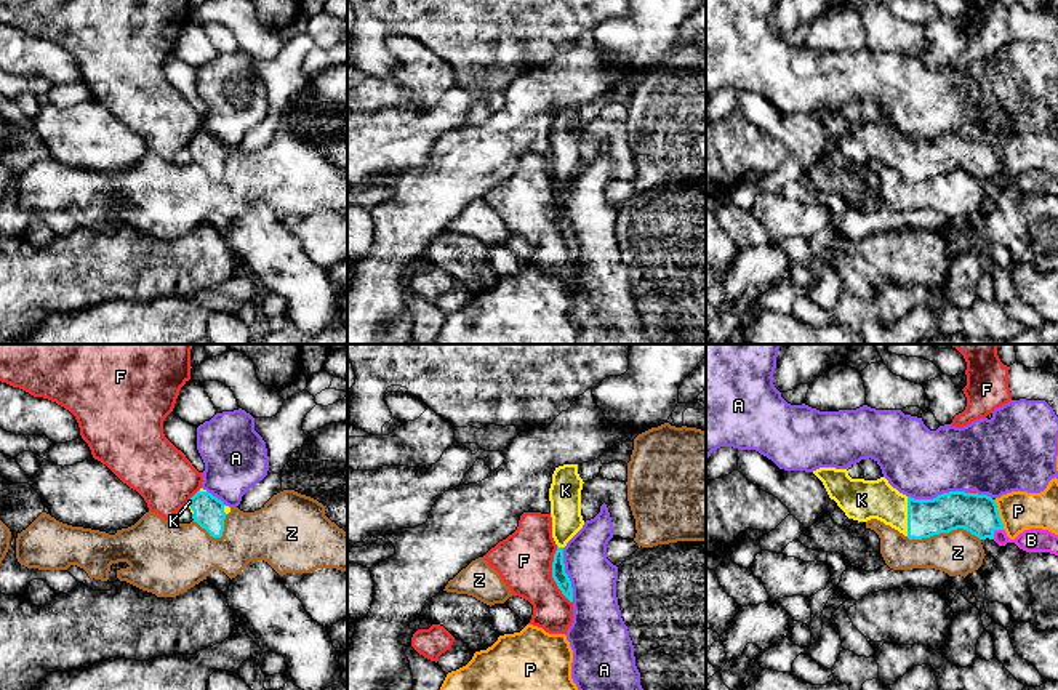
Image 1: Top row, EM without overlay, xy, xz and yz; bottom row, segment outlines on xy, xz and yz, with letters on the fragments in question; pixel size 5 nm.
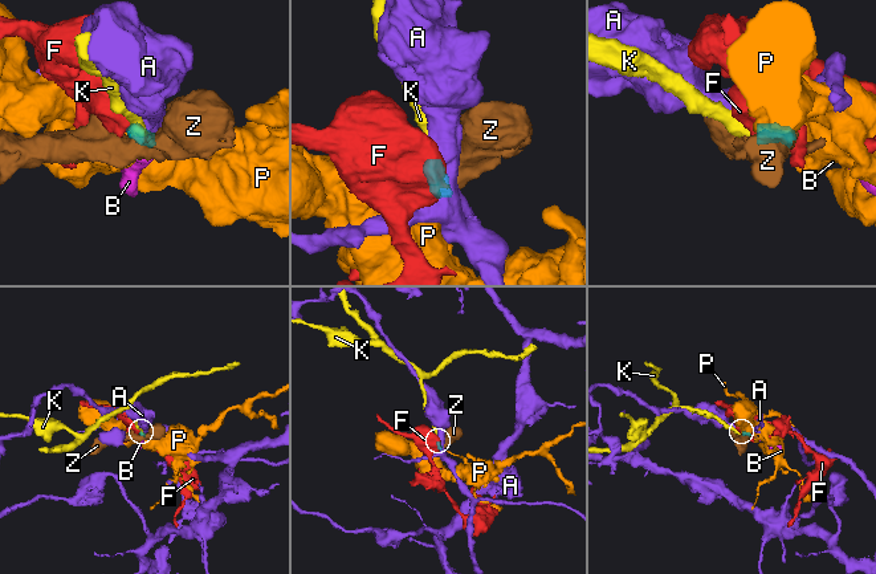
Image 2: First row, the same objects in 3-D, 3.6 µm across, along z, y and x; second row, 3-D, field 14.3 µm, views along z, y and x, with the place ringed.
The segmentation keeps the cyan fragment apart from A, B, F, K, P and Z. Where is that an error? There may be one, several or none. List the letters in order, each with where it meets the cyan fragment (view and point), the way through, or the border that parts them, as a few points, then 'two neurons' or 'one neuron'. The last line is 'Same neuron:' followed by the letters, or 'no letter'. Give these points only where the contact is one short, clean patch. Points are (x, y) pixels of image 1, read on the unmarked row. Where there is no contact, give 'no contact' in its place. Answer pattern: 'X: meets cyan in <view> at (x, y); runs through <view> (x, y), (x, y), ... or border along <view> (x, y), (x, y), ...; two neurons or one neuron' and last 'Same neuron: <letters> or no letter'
A: meets cyan in yz at (938, 136); border along yz (969, 133), (943, 133), (932, 140), (908, 138); two neurons
B: meets cyan in yz at (994, 172); runs through yz (978, 156), (994, 172), (1004, 181), (1034, 181); one neuron
F: meets cyan in xz at (553, 216); border along xz (556, 188), (553, 221), (572, 244); two neurons
K: meets cyan in yz at (908, 157); one neuron
P: meets cyan in yz at (997, 156); border along yz (994, 141), (1004, 170); two neurons
Z: meets cyan in yz at (943, 173); border along yz (906, 178), (929, 180), (965, 170), (980, 181); two neurons
Same neuron: B, K

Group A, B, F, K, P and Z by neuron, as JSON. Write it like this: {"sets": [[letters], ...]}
{"sets": [["A"], ["B", "K"], ["F"], ["P"], ["Z"]]}

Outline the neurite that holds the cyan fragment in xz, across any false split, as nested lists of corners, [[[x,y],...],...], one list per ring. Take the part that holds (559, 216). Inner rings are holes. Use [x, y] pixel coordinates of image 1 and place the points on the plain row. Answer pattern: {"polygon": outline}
{"polygon": [[[563,106],[555,109],[549,130],[552,179],[557,186],[552,219],[570,243],[573,243],[573,229],[565,215],[563,189],[584,166],[581,157],[583,125],[578,115],[578,106]]]}

